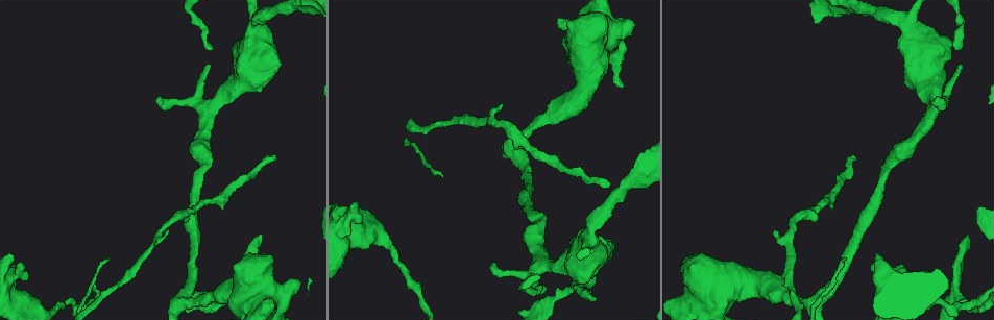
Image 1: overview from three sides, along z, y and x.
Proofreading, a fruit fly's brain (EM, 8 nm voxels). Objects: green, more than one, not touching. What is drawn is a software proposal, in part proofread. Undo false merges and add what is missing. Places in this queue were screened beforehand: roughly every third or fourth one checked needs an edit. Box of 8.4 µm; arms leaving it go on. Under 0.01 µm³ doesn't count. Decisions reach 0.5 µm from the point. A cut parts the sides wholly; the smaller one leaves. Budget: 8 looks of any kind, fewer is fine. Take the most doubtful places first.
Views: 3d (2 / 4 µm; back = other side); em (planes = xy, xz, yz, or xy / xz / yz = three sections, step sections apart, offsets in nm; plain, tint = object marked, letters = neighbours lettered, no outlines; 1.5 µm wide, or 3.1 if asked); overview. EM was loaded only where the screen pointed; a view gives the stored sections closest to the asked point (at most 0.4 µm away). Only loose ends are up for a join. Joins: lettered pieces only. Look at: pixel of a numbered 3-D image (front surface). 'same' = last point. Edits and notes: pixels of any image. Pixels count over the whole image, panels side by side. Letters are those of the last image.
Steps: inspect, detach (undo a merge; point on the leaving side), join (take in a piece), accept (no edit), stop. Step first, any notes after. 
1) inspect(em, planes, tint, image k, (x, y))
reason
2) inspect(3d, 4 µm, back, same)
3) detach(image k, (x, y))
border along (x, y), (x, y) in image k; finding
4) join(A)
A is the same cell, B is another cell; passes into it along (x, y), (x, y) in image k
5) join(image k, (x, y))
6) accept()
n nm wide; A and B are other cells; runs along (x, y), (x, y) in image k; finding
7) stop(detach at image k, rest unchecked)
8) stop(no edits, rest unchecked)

inspect(3d, 4 µm, image 1, (208, 64))
an open end

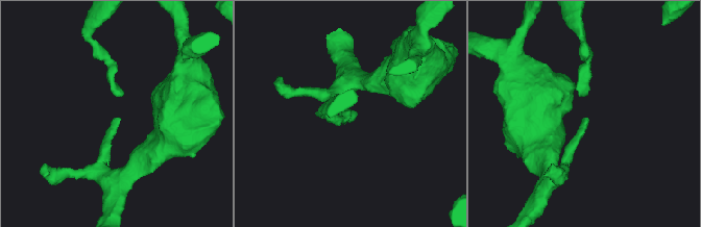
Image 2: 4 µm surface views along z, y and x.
inspect(em, planes, letters, image 2, (116, 120))

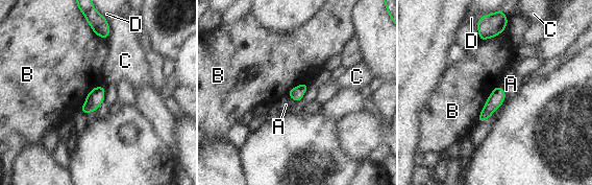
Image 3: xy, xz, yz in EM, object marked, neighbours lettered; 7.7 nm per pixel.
accept()
100 nm wide; A, B, C and D are other cells; border along (288, 94), (295, 100), (300, 101) in image 3; none of them fits

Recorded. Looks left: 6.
inspect(em, xy, step 4, plain, image 1, (854, 154))
an open end

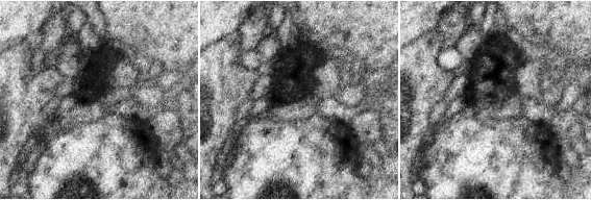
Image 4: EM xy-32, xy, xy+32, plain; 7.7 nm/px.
inspect(em, xy, step 4, letters, same)

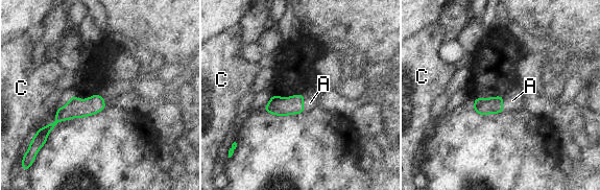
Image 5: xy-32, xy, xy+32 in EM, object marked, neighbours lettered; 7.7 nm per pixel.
join(A)
A is the same cell, C is another cell; passes into it along (494, 104), (501, 103), (512, 100) in image 5; it goes on there

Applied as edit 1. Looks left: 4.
inspect(em, xy, step 4, letters, image 1, (502, 103))
free end

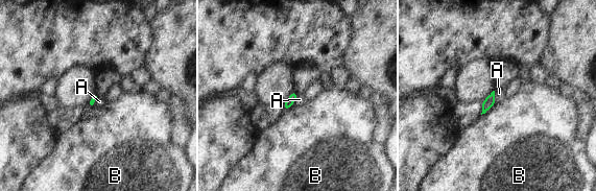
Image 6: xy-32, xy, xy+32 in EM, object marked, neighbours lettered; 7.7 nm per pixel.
accept()
A and B are other cells; border along (494, 91), (495, 103) in image 6; no lettered piece goes on from it

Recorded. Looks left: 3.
stop(join at image 5, rest unchecked)

